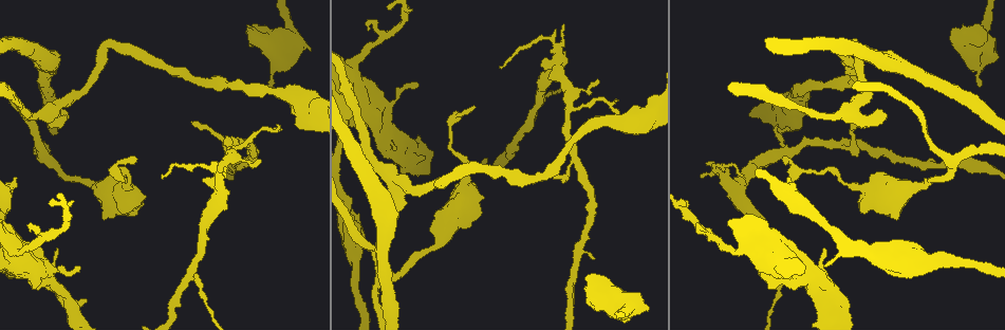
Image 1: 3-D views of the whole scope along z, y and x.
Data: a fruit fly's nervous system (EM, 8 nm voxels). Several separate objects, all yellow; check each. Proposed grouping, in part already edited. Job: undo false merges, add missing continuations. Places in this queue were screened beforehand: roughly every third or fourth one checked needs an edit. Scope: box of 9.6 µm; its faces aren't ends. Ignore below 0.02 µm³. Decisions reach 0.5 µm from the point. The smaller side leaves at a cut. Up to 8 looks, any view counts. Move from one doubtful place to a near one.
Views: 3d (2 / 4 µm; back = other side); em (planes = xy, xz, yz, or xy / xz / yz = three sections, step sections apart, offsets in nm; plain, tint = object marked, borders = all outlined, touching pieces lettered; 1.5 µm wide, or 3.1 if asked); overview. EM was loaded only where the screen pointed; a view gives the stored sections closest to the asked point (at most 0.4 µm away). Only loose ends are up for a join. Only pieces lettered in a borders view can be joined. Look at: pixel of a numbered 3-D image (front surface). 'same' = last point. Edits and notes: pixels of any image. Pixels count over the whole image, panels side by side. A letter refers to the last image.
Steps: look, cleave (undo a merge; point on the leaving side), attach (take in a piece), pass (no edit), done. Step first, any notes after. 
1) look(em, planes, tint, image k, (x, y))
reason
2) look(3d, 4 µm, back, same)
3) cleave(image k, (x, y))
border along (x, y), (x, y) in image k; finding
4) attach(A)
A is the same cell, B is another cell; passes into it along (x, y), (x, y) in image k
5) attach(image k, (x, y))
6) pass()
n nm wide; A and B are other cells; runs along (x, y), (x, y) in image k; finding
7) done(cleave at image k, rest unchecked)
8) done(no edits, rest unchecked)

look(em, 3.1 µm, planes, plain, image 1, (648, 310))
stops while still wide

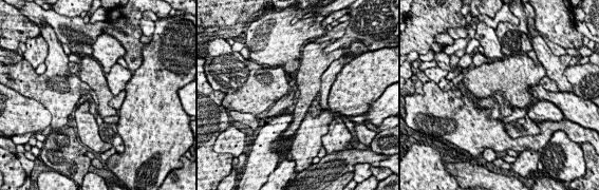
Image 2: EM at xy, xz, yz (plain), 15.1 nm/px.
look(em, 3.1 µm, planes, borders, same)

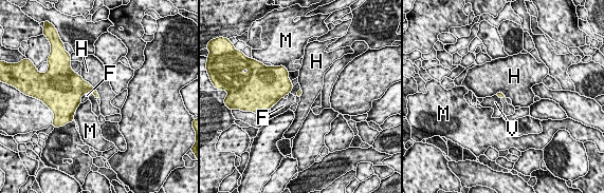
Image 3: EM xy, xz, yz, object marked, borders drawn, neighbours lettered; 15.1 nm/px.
pass()
F, H, M and V are other cells; border along (80, 76), (96, 91), (99, 97) in image 3; none of them fits

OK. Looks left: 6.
look(3d, 2 µm, image 1, (591, 257))
tapers out

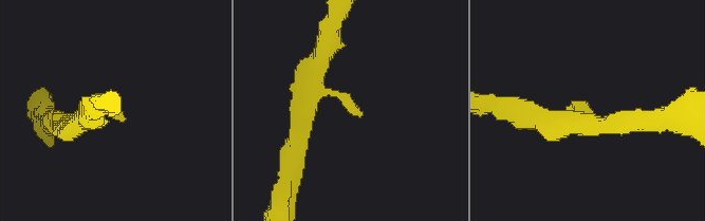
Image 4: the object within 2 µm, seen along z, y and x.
look(em, xy, step 8, tint, image 4, (120, 119))

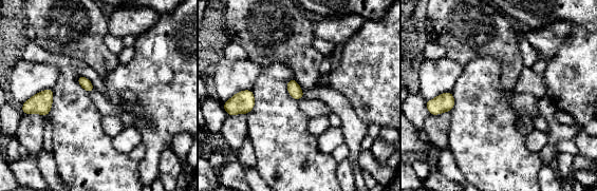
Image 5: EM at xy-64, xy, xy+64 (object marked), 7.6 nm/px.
look(em, planes, borders, same)

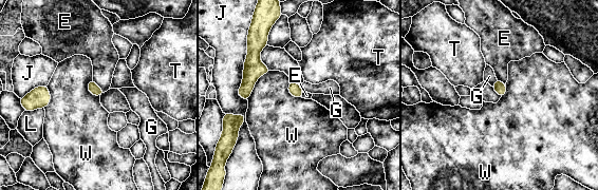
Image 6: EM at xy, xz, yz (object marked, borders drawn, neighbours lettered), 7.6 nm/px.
pass()
E, G, J, L, T and W are other cells; border along (272, 71), (258, 78), (247, 100) in image 6; none of them fits

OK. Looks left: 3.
look(3d, 2 µm, image 1, (475, 106))
thin end

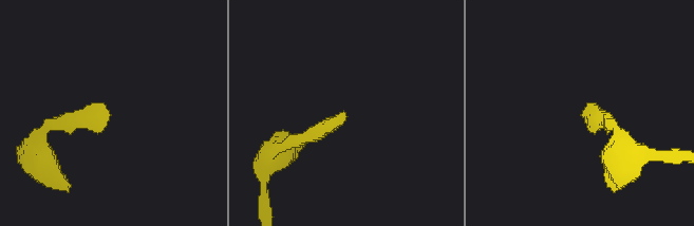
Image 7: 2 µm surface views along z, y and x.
look(em, planes, borders, image 7, (582, 113))

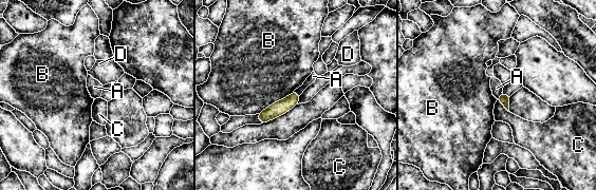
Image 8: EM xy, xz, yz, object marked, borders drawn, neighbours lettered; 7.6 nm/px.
pass()
A, B, C and D are other cells; border along (502, 93), (497, 99) in image 8; no lettered piece goes on from it

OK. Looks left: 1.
done(no edits, rest unchecked)

